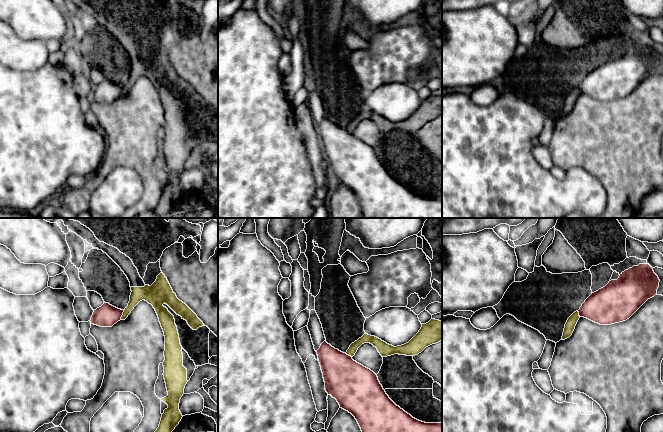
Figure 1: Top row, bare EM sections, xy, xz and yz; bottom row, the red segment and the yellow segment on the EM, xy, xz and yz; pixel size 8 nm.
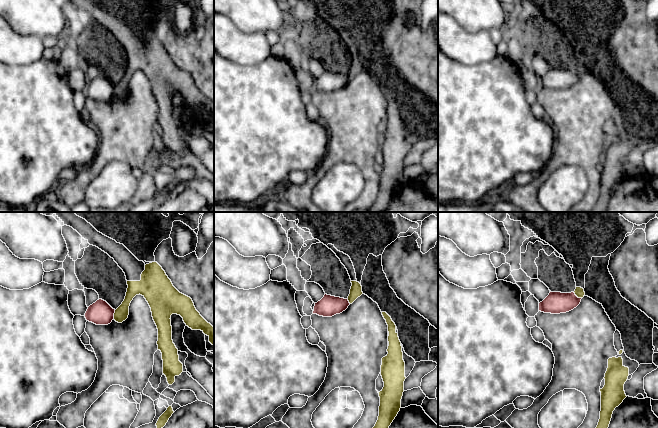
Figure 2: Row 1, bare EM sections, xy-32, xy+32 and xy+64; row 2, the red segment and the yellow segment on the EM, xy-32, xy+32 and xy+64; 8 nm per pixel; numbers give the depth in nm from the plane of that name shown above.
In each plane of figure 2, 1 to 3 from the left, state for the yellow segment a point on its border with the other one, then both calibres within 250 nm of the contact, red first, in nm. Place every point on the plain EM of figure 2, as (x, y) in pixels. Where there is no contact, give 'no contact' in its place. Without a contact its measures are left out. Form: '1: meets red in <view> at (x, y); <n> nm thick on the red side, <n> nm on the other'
1: meets red in xy-32 at (113, 90); 190 nm thick on the red side, 110 nm on the other
2: meets red in xy+32 at (348, 77); 170 nm thick on the red side, 100 nm on the other
3: meets red in xy+64 at (576, 72); 180 nm thick on the red side, 80 nm on the other

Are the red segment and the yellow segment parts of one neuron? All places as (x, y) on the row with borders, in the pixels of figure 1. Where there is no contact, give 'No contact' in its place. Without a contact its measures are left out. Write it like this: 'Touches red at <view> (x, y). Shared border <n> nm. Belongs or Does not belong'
Touches red at xy (122, 314). Shared border 90 nm. Does not belong

